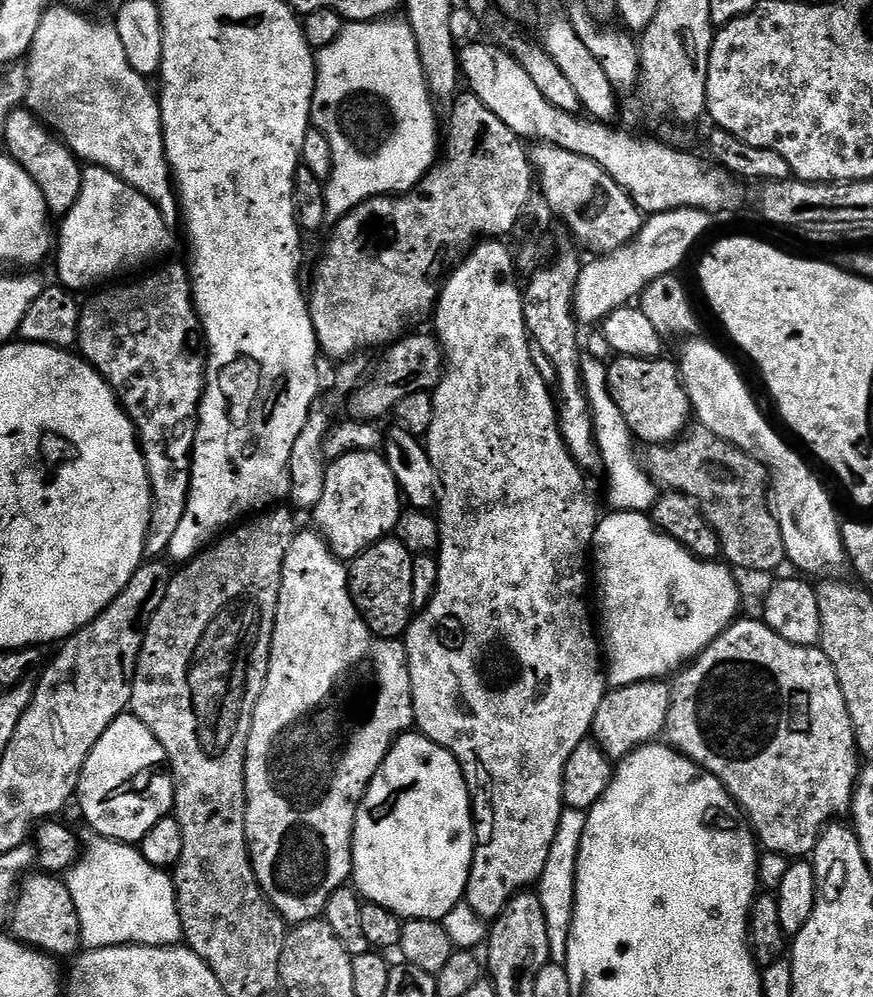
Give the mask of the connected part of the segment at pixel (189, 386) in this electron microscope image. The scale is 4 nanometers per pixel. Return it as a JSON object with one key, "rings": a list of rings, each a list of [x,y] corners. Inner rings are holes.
{"rings":[[[168,264],[161,272],[148,276],[145,280],[136,280],[133,284],[124,284],[121,288],[108,288],[105,292],[97,291],[97,296],[89,295],[86,303],[80,309],[80,321],[78,322],[79,355],[83,356],[93,368],[100,371],[103,380],[108,381],[117,400],[124,408],[124,413],[132,420],[136,427],[136,434],[140,441],[140,449],[146,462],[146,470],[150,474],[150,486],[152,487],[152,517],[144,543],[144,558],[148,562],[156,562],[167,553],[170,546],[170,538],[174,538],[174,530],[178,530],[178,522],[182,522],[184,508],[188,504],[188,490],[192,486],[192,448],[196,444],[196,421],[200,419],[200,400],[204,397],[204,382],[206,379],[206,341],[202,335],[200,316],[196,312],[196,303],[192,300],[192,278],[187,267],[180,264]]]}

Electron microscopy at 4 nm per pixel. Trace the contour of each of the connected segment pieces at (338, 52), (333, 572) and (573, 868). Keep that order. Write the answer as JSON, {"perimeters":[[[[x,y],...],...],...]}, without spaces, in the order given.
{"perimeters":[[[[385,18],[374,20],[367,24],[349,23],[342,30],[342,34],[330,46],[319,49],[316,56],[316,89],[312,99],[312,124],[322,134],[326,134],[326,142],[330,142],[330,154],[334,154],[332,179],[327,181],[324,193],[326,194],[326,210],[329,217],[339,218],[350,210],[357,208],[362,202],[372,200],[376,196],[390,196],[408,192],[422,179],[432,165],[438,160],[438,144],[436,148],[436,108],[434,97],[428,91],[428,83],[422,70],[422,62],[418,58],[418,46],[412,33],[412,28],[403,19]]],[[[315,530],[297,531],[296,537],[290,542],[290,546],[286,550],[286,558],[282,562],[282,570],[280,571],[280,593],[276,596],[276,621],[274,622],[274,634],[272,635],[272,649],[270,650],[270,662],[268,663],[268,673],[266,674],[266,682],[262,686],[262,694],[258,698],[258,702],[254,706],[254,714],[250,722],[250,734],[248,735],[248,745],[246,746],[246,762],[244,763],[244,797],[246,798],[246,838],[248,839],[248,853],[252,859],[252,869],[258,878],[258,886],[264,891],[264,896],[274,906],[274,910],[289,925],[305,924],[308,920],[314,920],[324,915],[324,907],[330,898],[330,894],[334,894],[334,890],[345,887],[349,883],[352,875],[352,835],[354,834],[354,826],[356,825],[356,815],[360,809],[362,798],[366,794],[366,790],[370,786],[370,782],[374,778],[374,774],[382,766],[382,762],[386,758],[386,754],[391,750],[393,742],[409,731],[414,724],[414,702],[412,701],[412,691],[410,690],[410,670],[408,669],[408,655],[404,653],[403,643],[399,639],[383,640],[381,636],[376,636],[368,627],[366,622],[360,616],[359,610],[354,606],[352,595],[348,589],[348,569],[345,561],[333,554],[331,548],[325,542],[324,537]]],[[[565,807],[558,818],[558,834],[550,846],[550,858],[546,858],[546,870],[542,870],[538,881],[538,895],[542,910],[548,919],[550,934],[550,960],[553,964],[567,965],[570,946],[570,926],[574,922],[574,902],[576,901],[576,871],[578,870],[578,850],[582,846],[582,834],[586,834],[587,812]]]]}

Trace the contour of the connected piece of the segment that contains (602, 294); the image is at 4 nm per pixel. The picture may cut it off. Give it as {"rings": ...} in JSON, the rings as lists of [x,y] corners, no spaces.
{"rings":[[[696,208],[670,210],[657,216],[648,216],[640,233],[626,246],[607,254],[597,255],[580,269],[576,283],[574,311],[581,325],[602,322],[614,310],[629,307],[639,301],[650,282],[673,275],[676,267],[692,252],[692,247],[708,232],[709,213]]]}

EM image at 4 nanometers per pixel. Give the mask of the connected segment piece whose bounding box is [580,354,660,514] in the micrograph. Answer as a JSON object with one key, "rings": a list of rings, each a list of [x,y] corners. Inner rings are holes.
{"rings":[[[583,355],[580,361],[580,375],[583,378],[584,392],[587,394],[588,407],[591,410],[592,425],[595,430],[596,444],[602,455],[604,474],[608,476],[606,500],[608,508],[616,512],[649,513],[659,496],[660,490],[651,475],[638,463],[634,446],[635,437],[626,425],[625,418],[609,392],[608,370],[604,362]]]}

